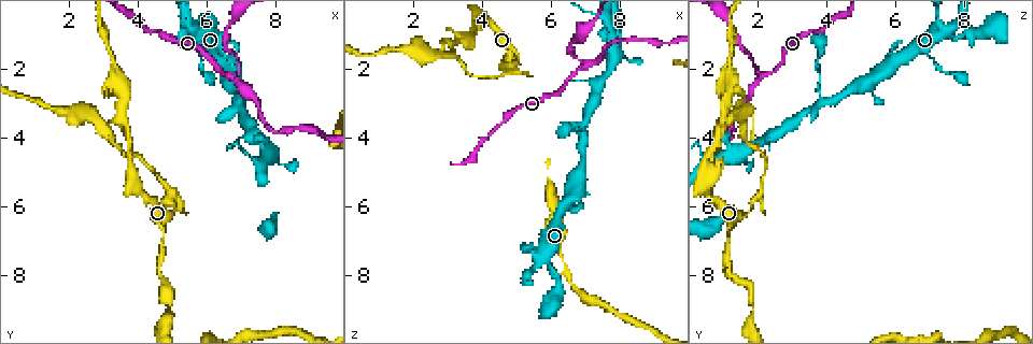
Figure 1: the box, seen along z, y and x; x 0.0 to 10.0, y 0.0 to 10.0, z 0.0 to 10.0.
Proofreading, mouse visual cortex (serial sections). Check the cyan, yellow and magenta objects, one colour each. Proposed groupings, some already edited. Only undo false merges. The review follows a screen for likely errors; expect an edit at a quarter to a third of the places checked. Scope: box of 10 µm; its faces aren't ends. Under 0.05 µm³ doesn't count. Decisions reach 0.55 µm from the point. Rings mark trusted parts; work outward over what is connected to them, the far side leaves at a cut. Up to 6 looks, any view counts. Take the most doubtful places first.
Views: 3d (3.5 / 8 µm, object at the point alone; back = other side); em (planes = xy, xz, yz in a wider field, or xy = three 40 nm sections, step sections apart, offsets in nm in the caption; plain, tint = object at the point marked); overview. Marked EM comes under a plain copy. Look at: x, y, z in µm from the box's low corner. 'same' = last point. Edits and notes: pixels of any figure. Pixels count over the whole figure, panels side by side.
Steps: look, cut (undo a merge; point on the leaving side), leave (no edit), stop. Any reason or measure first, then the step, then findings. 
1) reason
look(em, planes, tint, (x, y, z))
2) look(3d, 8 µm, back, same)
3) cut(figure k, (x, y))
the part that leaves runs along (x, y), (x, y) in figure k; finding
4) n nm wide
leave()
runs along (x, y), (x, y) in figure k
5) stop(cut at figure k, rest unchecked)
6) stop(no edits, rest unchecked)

two arms in line, one across
look(3d, 8 µm, (6.95, 2.90, 3.85))

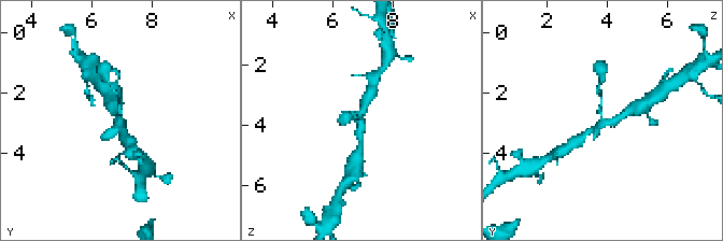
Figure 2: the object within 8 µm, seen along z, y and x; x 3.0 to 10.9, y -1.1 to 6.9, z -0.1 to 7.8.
shape alone is not enough
look(em, planes, tint, same)

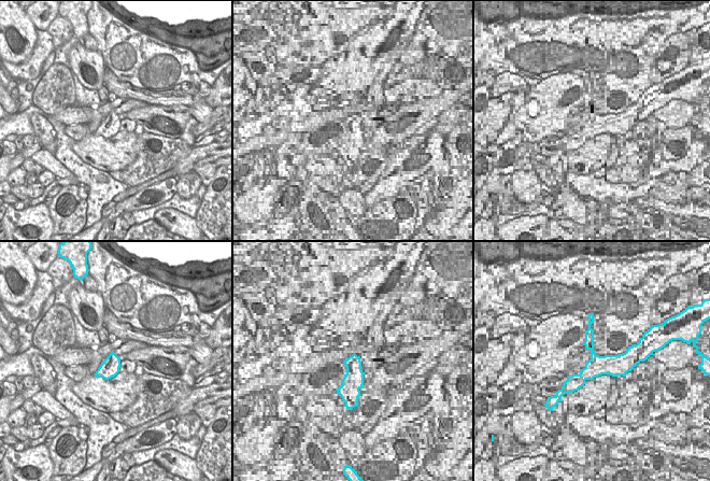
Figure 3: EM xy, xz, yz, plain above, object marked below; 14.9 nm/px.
leave()
runs along (631, 110), (581, 139) in figure 2; one cell here

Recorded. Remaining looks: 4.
a fork
look(3d, 8 µm, (6.70, 2.25, 2.15))

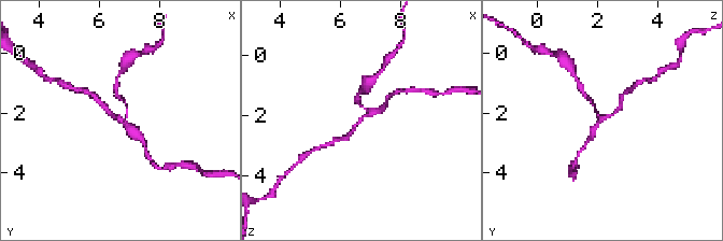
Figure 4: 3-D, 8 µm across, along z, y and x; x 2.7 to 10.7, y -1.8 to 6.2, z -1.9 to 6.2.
look(3d, 3.5 µm, same)

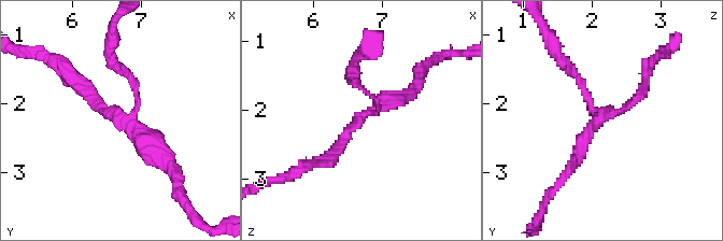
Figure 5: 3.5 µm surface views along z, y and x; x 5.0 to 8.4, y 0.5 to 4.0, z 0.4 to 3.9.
look(em, xy, step 5, tint, (6.65, 2.20, 2.10))

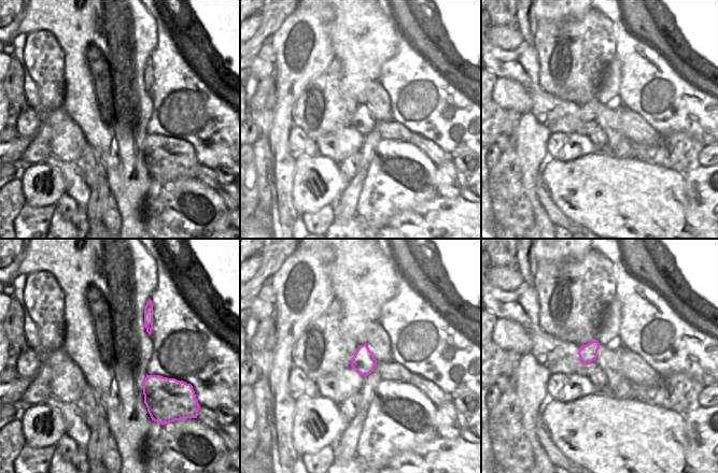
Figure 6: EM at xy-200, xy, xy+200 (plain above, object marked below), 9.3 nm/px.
3 arms
leave()
runs along (321, 164), (378, 109), (357, 84) in figure 5; continuous, no second cell

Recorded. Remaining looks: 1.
stop(no edits, rest unchecked)

